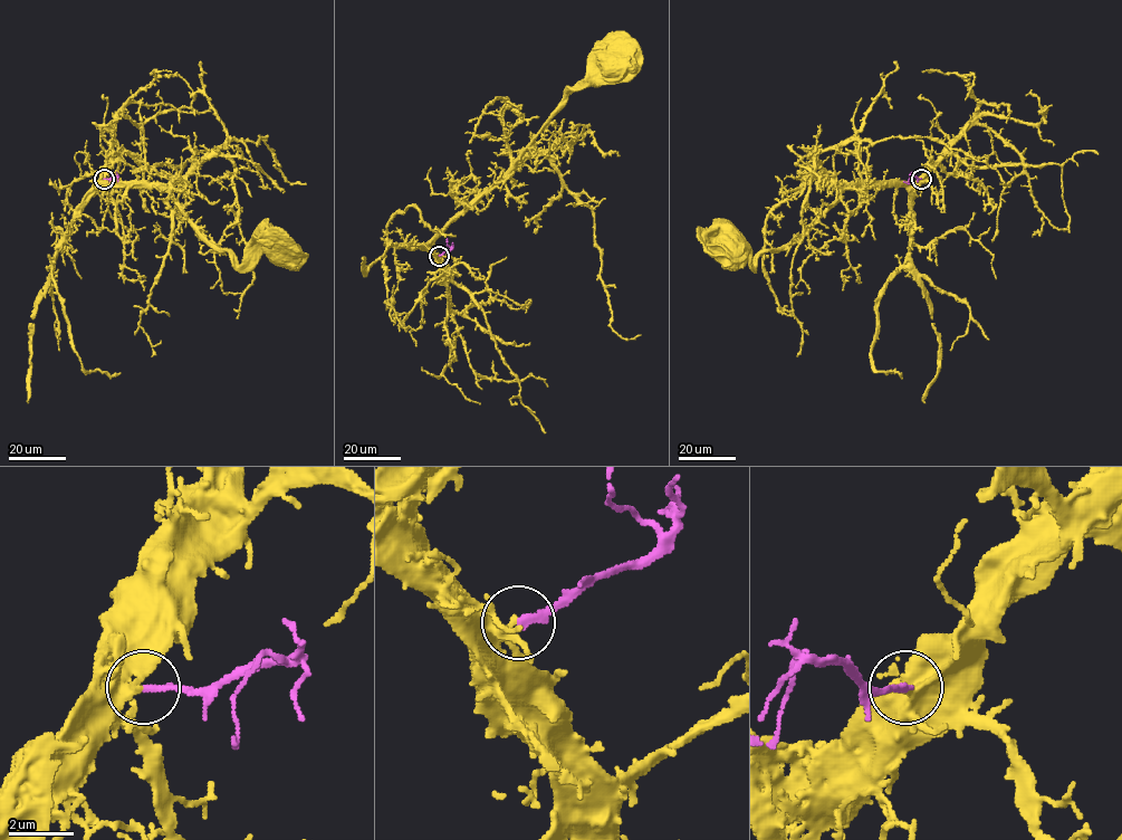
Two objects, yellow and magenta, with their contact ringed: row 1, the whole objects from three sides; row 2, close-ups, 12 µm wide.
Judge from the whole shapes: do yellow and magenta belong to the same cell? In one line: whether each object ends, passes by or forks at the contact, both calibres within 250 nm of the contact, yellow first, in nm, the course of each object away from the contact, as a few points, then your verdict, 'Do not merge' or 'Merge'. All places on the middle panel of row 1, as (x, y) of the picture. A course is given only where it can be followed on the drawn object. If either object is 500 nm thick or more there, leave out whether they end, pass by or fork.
At the ring yellow passes by. At the ring magenta ends. Thickness 240 nm (yellow) against 240 nm. Course of yellow: (439, 255), (430, 248), (431, 242), (509, 172), (568, 92), (578, 83), (591, 82), (612, 63). Course of magenta: (439, 255), (451, 248), (447, 238). Merge

